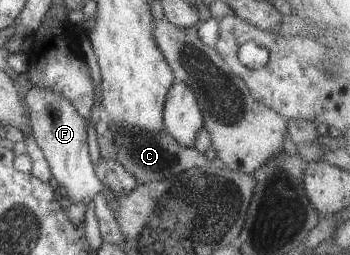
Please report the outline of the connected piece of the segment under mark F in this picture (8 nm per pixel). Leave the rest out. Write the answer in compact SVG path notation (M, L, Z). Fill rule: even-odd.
M32 87L25 94L25 103L34 140L49 164L52 177L65 189L65 196L71 203L89 205L96 194L102 193L104 185L97 178L90 160L84 119L65 98L50 89Z

